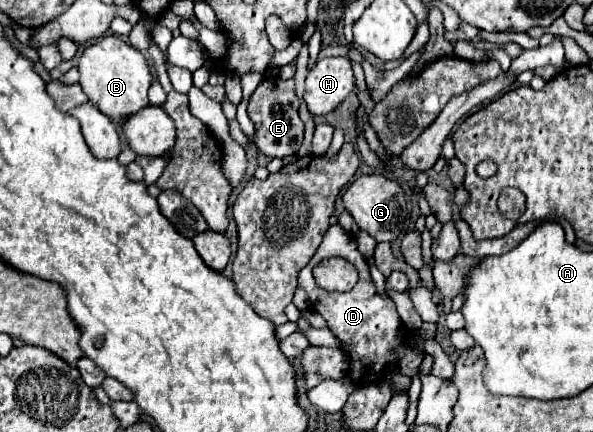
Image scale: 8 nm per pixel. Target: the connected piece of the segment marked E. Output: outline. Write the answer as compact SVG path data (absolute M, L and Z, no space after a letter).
M267 76L259 88L251 94L247 114L255 126L255 146L269 158L285 158L297 154L303 142L303 122L299 118L299 98L295 94L293 80L281 80L279 76Z

